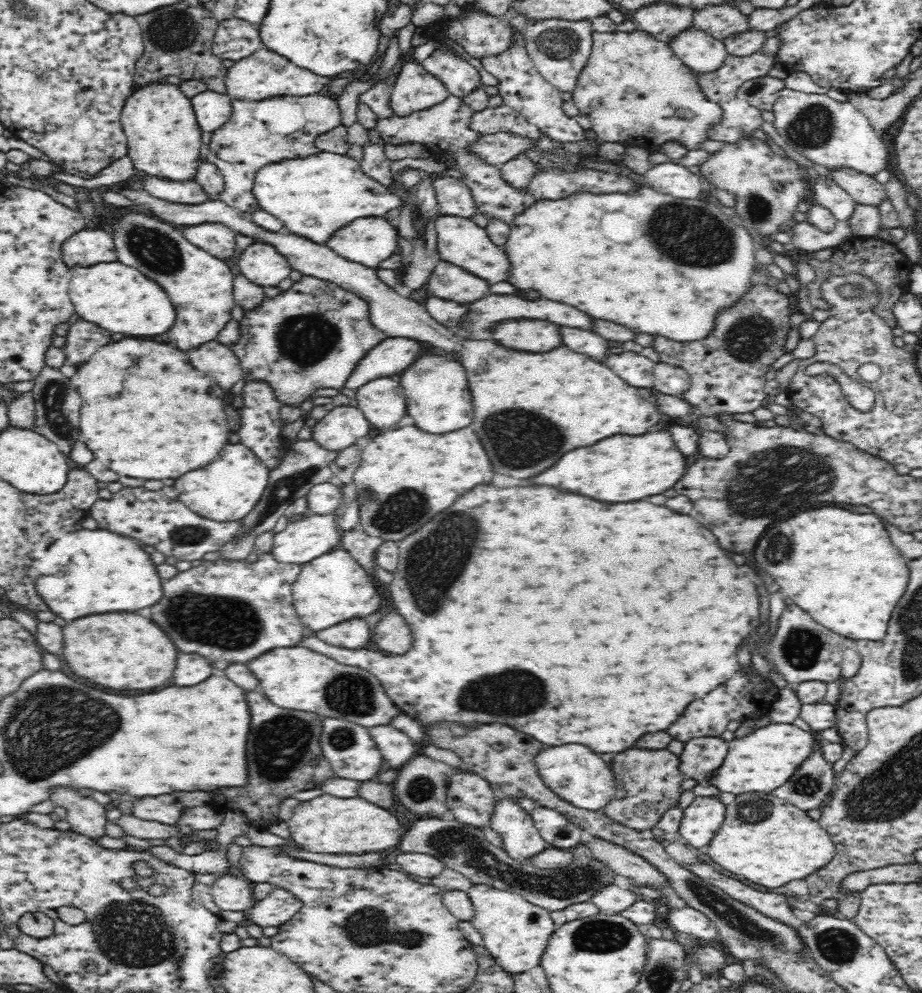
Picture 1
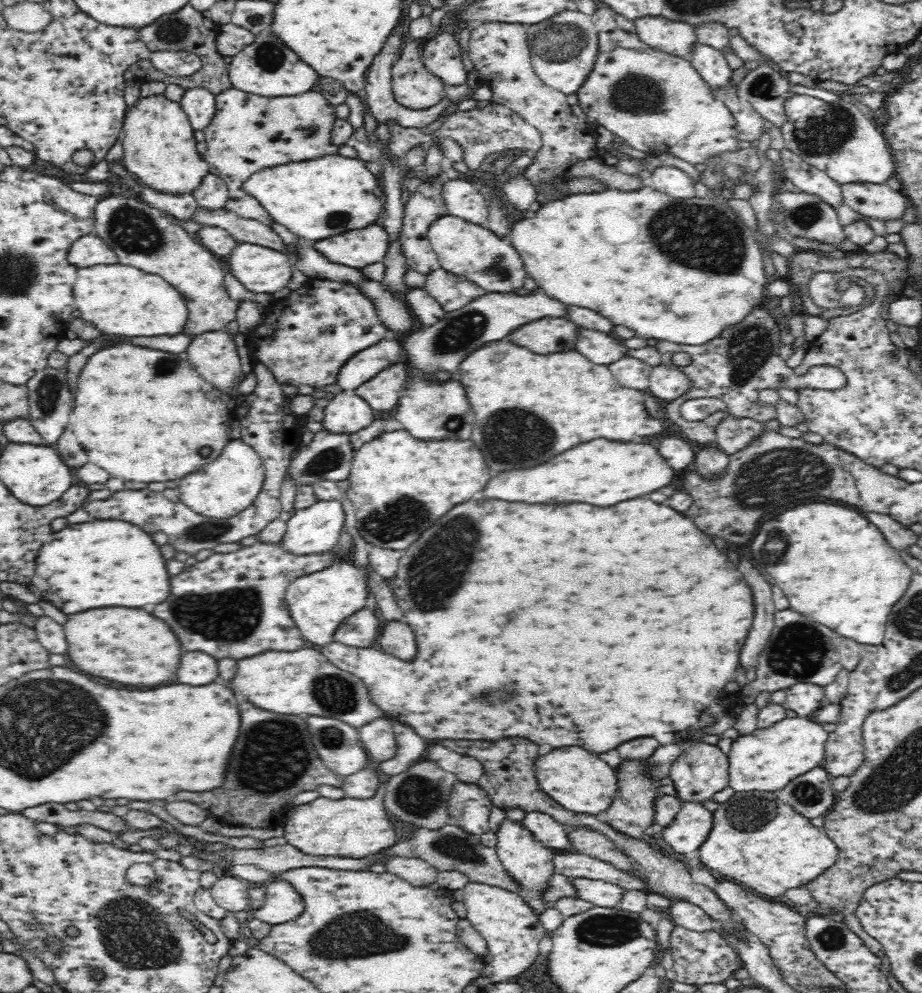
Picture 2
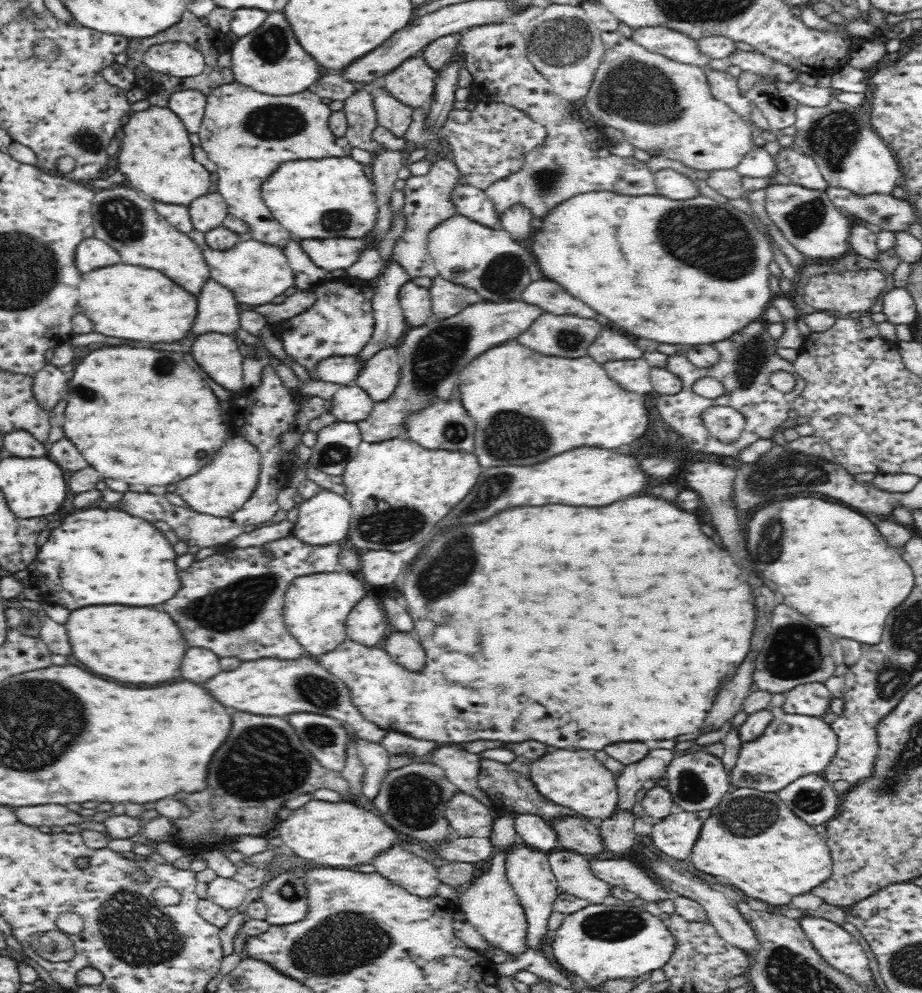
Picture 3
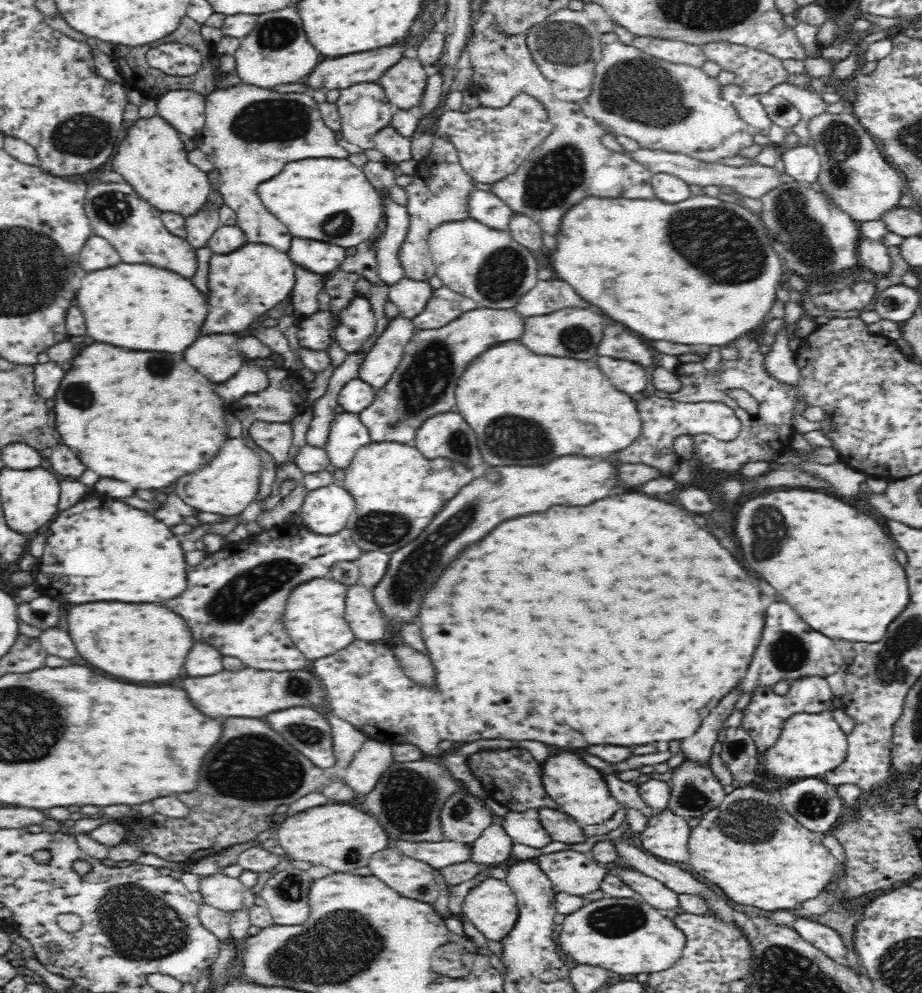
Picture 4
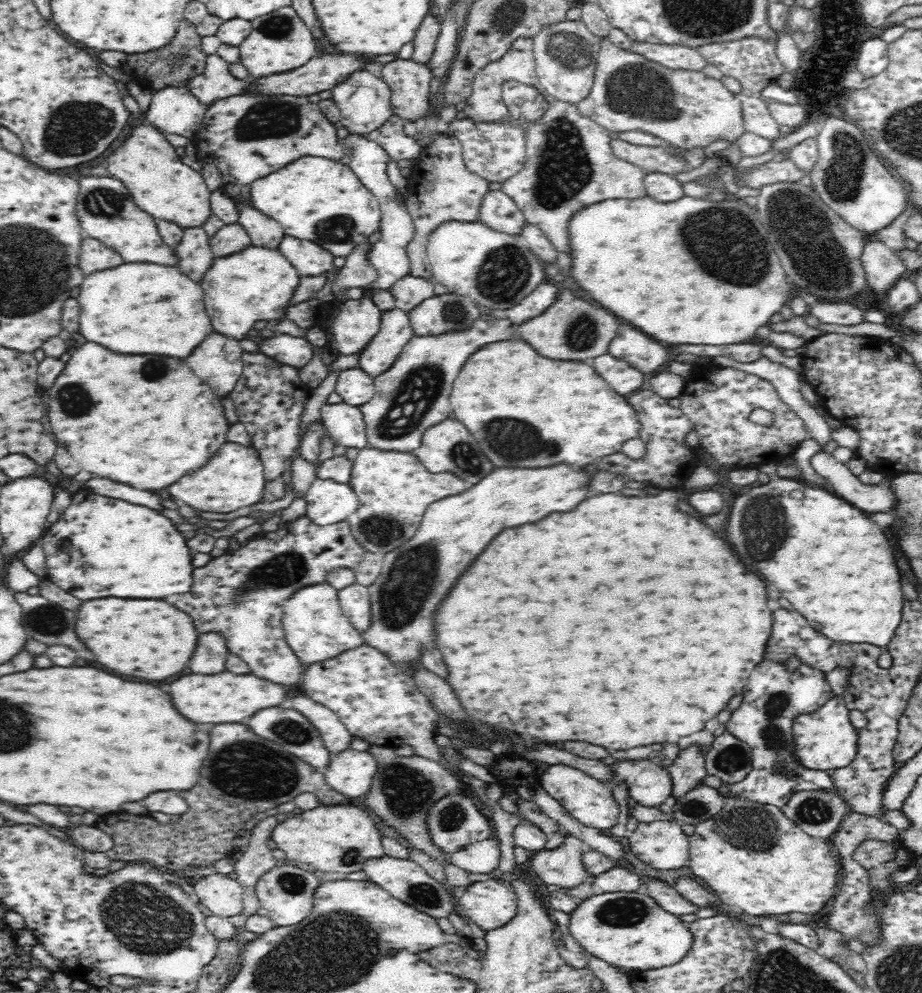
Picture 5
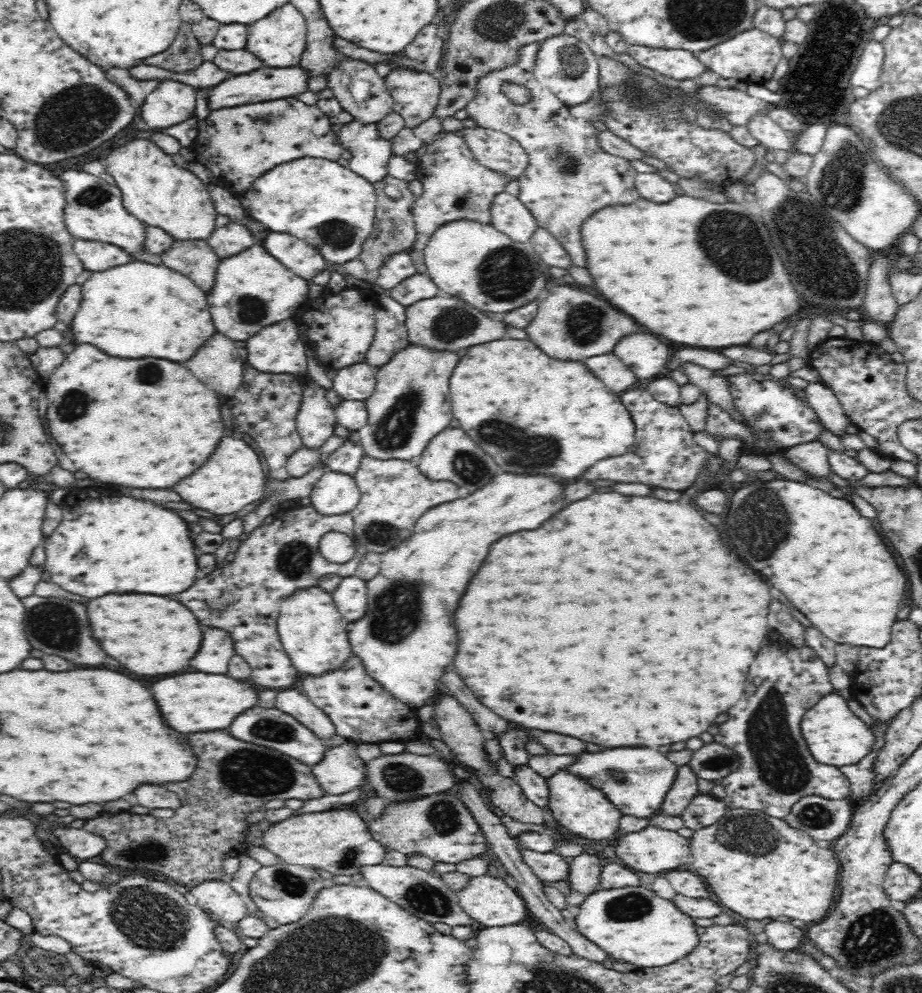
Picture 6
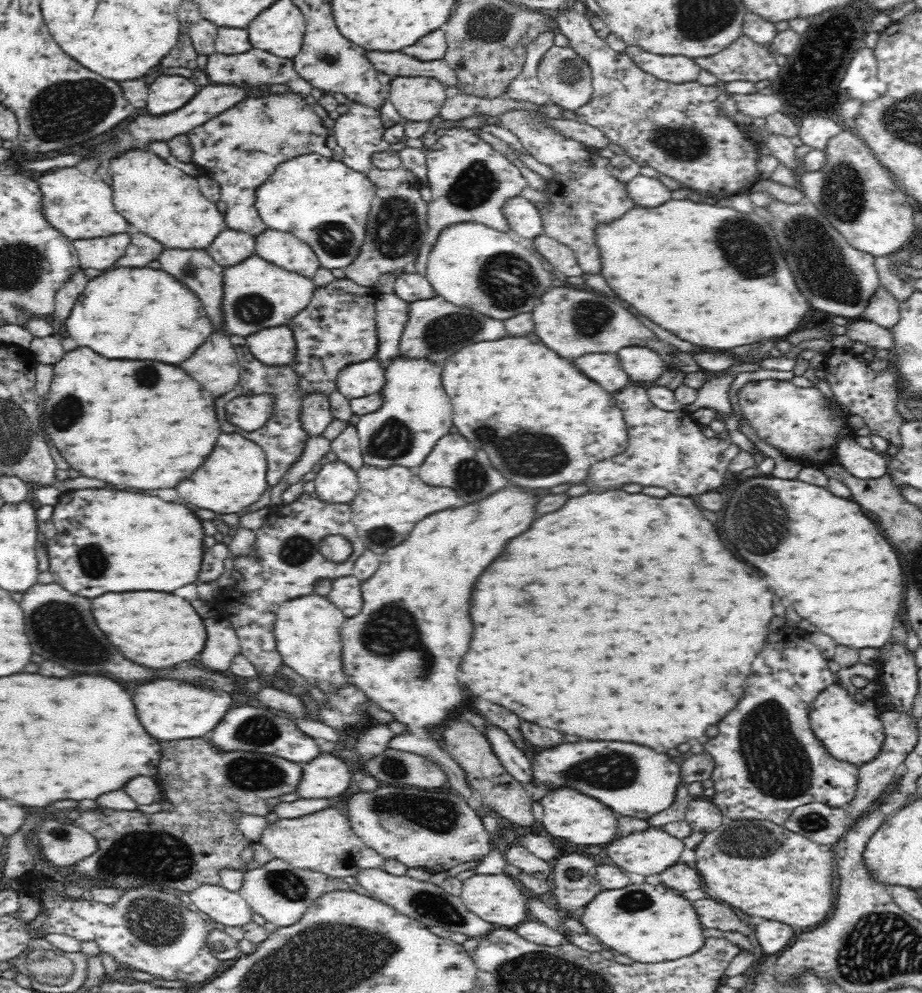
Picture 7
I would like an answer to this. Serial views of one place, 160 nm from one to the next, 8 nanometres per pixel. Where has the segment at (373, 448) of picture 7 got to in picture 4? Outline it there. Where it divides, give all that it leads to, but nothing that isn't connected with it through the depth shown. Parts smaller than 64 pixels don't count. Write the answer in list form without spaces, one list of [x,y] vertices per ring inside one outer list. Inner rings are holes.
[[[476,308],[445,327],[417,331],[406,344],[402,360],[390,380],[375,390],[374,402],[359,412],[360,420],[369,430],[371,442],[412,442],[425,420],[450,412],[448,408],[456,406],[454,388],[468,362],[496,342],[516,340],[520,336],[522,318],[518,318],[512,310],[492,308]]]

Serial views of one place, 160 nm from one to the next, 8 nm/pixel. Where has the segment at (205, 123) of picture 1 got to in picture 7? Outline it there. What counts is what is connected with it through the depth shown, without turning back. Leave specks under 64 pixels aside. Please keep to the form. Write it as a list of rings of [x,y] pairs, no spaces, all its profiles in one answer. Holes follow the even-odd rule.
[[[178,74],[158,75],[148,84],[146,108],[153,116],[174,112],[198,91],[199,87],[190,78]]]

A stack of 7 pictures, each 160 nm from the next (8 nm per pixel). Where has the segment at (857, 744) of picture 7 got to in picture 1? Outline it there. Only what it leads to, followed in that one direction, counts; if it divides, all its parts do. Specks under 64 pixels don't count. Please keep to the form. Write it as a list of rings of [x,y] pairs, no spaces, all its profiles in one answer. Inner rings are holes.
[[[771,723],[758,728],[744,738],[728,741],[730,748],[726,758],[709,784],[716,786],[720,792],[732,792],[735,795],[772,793],[786,784],[794,772],[814,754],[819,739],[819,733],[800,730],[793,723]]]

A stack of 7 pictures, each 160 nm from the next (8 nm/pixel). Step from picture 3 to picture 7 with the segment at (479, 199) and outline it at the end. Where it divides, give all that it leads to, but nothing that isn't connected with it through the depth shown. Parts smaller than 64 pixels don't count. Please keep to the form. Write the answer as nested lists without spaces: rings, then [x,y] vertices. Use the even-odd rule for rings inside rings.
[[[524,197],[510,198],[505,202],[505,217],[516,237],[528,242],[543,234],[542,216],[534,202]]]

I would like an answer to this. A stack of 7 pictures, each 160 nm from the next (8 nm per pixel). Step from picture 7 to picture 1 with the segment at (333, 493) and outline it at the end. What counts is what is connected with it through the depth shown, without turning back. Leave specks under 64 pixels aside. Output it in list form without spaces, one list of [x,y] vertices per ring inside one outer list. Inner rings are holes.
[[[308,512],[308,516],[304,516],[302,520],[289,522],[284,530],[275,534],[273,548],[270,551],[279,561],[305,565],[311,560],[341,548],[340,544],[341,533],[337,528],[336,513]]]

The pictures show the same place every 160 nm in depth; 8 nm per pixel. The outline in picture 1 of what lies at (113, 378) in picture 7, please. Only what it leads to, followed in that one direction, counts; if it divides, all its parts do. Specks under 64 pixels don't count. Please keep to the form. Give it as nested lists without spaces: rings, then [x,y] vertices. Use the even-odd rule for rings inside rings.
[[[126,338],[106,344],[72,376],[72,384],[82,396],[80,438],[94,452],[94,458],[122,476],[140,480],[180,478],[182,474],[210,464],[220,448],[228,444],[230,428],[222,388],[206,376],[194,376],[192,364],[182,350],[150,340]]]

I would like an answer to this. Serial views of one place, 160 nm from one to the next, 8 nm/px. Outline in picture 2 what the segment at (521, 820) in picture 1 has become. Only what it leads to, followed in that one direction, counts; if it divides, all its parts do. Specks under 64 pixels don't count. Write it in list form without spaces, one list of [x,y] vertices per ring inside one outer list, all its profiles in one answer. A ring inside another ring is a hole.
[[[505,818],[500,824],[497,832],[497,843],[495,846],[499,861],[502,863],[506,874],[515,884],[515,890],[524,899],[524,902],[534,911],[538,917],[549,907],[546,903],[546,890],[550,886],[552,876],[556,874],[554,869],[554,852],[550,848],[543,847],[521,822],[512,822]]]

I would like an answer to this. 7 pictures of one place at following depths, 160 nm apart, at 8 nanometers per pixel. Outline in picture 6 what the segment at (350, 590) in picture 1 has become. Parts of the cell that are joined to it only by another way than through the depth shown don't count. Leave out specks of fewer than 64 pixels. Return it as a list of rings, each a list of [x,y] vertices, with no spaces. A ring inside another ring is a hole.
[[[310,588],[293,595],[279,608],[276,623],[280,642],[300,675],[322,676],[340,670],[352,657],[346,636],[349,622],[338,612],[332,596],[324,590]]]

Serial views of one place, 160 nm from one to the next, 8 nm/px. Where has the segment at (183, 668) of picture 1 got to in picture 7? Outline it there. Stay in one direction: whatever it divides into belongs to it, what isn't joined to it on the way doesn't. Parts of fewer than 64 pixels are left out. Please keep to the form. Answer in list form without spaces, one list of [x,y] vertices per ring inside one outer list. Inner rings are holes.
[[[206,618],[208,642],[202,652],[202,660],[206,666],[214,670],[226,670],[233,658],[241,653],[236,629],[232,623],[216,618]]]

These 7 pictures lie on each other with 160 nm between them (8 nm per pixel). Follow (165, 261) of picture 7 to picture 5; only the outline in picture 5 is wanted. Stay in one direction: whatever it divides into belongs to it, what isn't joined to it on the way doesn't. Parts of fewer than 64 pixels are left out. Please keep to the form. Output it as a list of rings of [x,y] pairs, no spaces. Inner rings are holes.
[[[202,227],[183,229],[182,240],[173,251],[177,267],[198,283],[213,267],[215,255],[210,246],[210,237]]]

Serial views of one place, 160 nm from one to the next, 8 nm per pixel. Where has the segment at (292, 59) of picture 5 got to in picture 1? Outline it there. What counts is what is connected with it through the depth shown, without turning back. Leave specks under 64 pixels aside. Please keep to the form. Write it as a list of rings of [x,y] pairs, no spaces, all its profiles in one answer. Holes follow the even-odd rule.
[[[264,47],[237,60],[227,70],[225,85],[230,98],[264,100],[277,96],[308,96],[323,93],[331,79],[330,77],[314,74],[306,68],[298,68],[288,58],[284,58],[282,54]]]

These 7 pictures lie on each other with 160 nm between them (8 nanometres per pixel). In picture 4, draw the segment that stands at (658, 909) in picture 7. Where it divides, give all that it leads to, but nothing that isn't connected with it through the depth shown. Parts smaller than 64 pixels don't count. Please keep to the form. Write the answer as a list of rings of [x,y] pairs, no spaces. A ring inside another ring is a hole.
[[[641,897],[590,900],[567,914],[561,927],[558,944],[563,956],[570,954],[578,964],[592,964],[623,977],[671,968],[682,957],[687,941],[672,919]]]

